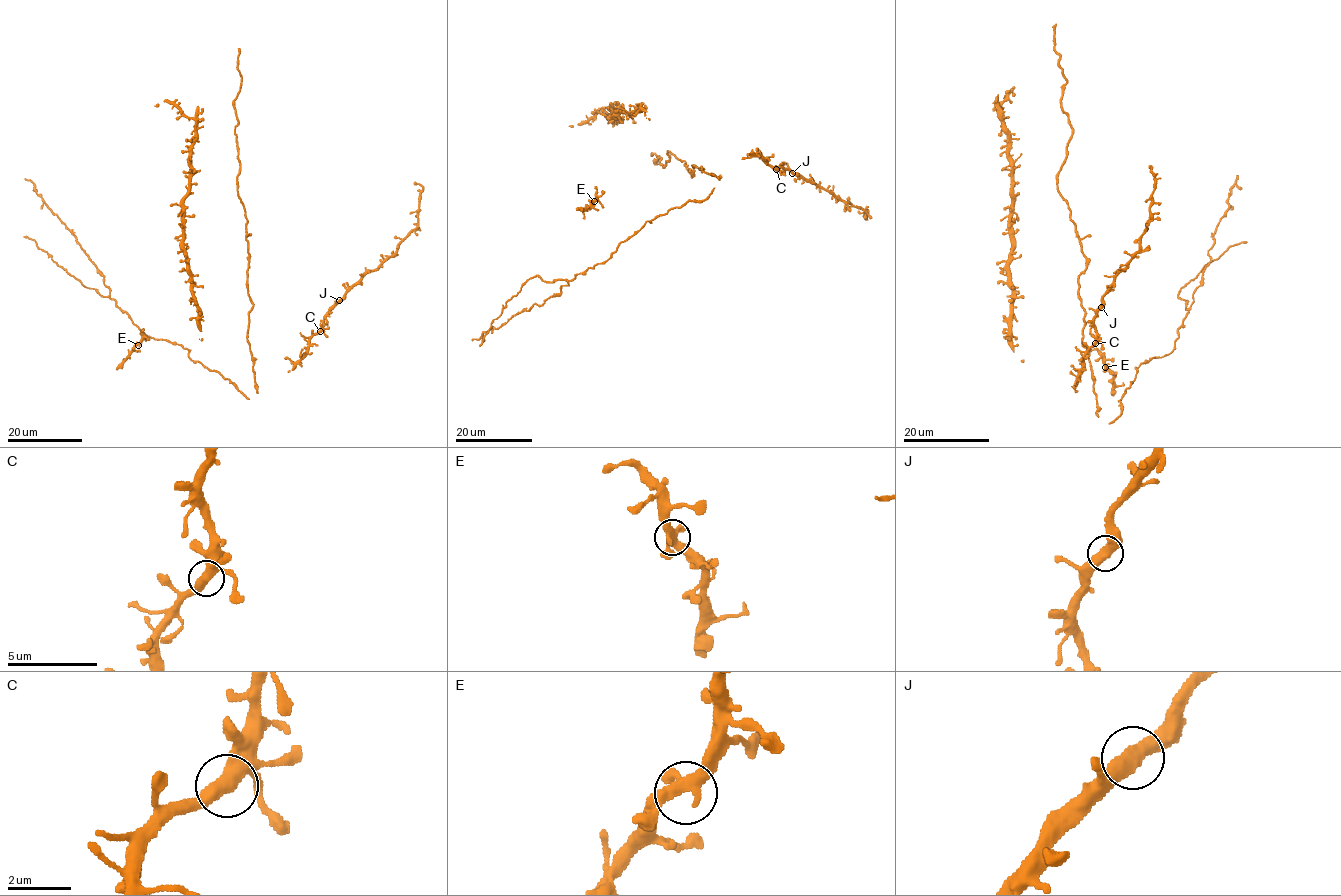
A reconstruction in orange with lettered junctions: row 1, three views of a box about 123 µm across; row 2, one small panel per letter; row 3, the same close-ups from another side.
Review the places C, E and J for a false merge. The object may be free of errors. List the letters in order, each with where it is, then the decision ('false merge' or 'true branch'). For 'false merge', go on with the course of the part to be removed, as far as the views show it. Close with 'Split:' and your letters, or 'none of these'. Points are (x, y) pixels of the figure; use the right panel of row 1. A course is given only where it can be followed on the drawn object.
C: at (1095, 343); true branch
E: at (1105, 367); true branch
J: at (1101, 307); true branch
Split: none of these

